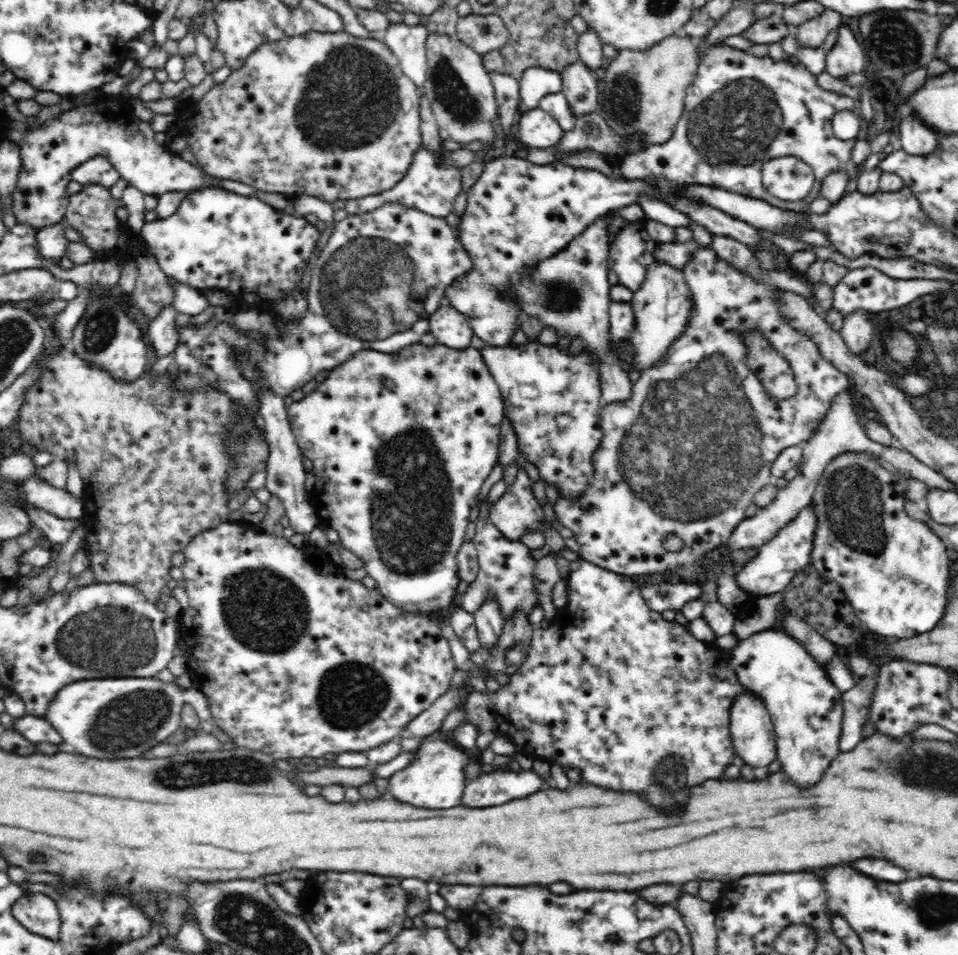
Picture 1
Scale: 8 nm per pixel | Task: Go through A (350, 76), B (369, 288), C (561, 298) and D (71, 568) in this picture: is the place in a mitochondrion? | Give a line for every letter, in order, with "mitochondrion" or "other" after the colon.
A: mitochondrion
B: mitochondrion
C: mitochondrion
D: other

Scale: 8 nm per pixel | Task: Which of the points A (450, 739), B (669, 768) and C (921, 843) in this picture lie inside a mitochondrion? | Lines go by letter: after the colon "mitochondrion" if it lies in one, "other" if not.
A: other
B: mitochondrion
C: other

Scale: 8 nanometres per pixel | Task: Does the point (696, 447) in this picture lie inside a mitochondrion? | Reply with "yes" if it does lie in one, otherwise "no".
yes

